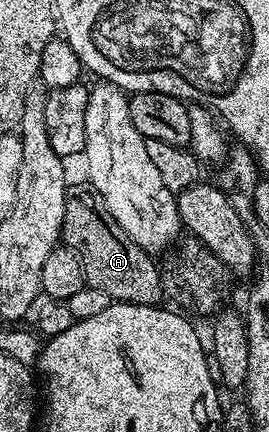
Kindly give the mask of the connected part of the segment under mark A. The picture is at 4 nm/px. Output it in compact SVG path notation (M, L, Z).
M70 185L66 192L60 241L74 250L85 273L85 285L99 289L113 302L130 302L140 306L156 306L161 298L161 276L145 250L107 212L107 204L88 185Z

